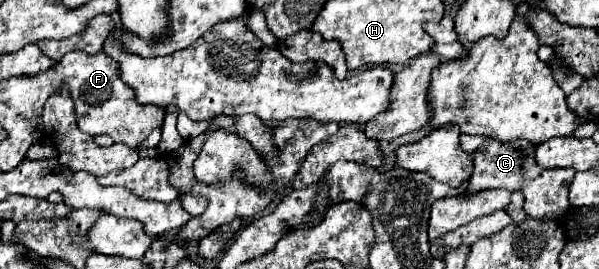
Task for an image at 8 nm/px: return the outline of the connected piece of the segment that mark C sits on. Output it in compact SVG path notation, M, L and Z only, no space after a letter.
M485 139L475 153L475 169L469 179L467 195L481 189L517 189L525 195L525 211L537 219L563 219L569 207L569 187L573 181L573 169L541 169L535 163L535 147L527 141L501 143L495 139Z

